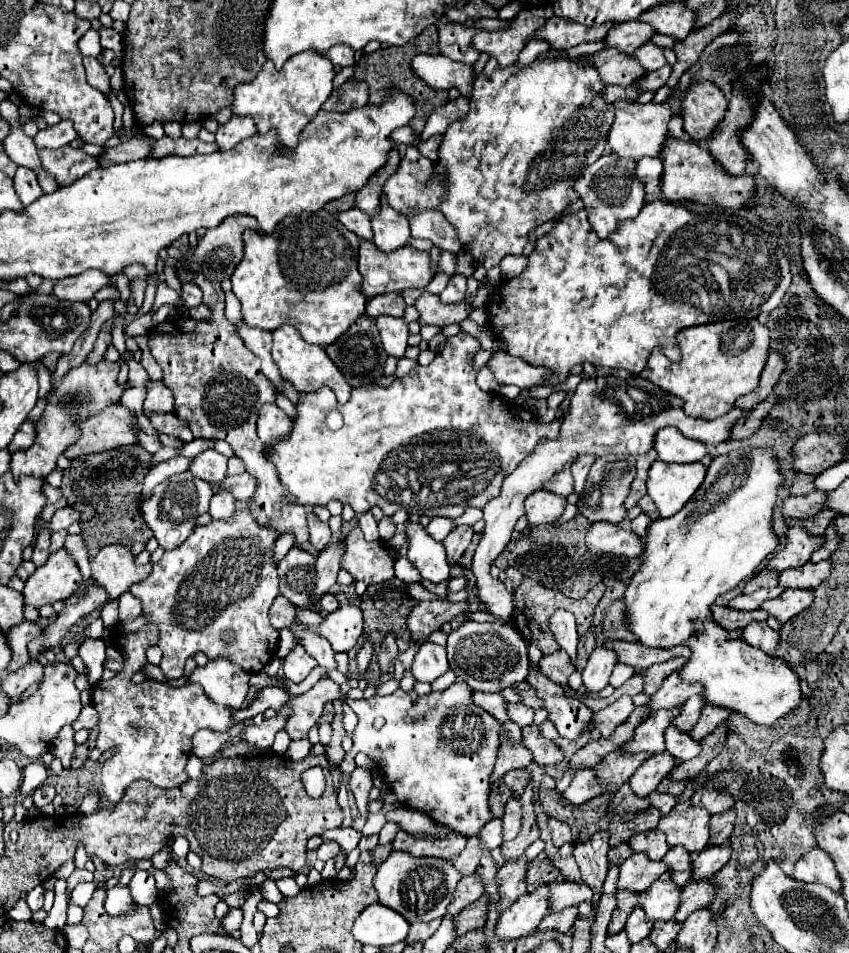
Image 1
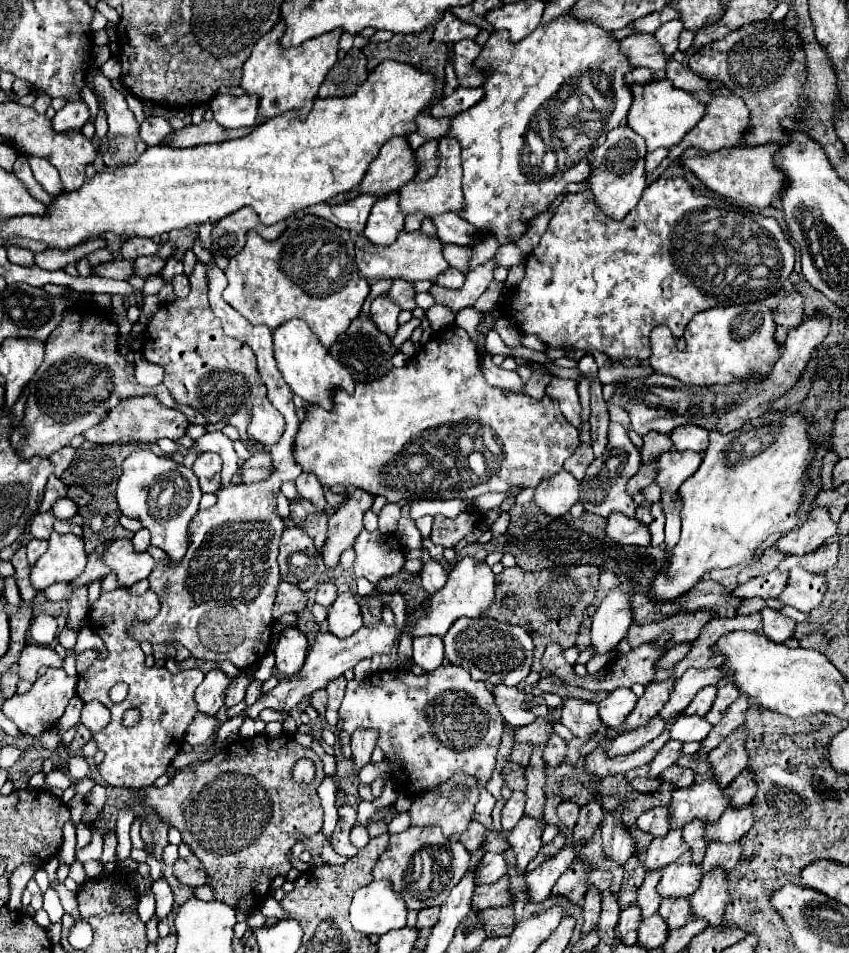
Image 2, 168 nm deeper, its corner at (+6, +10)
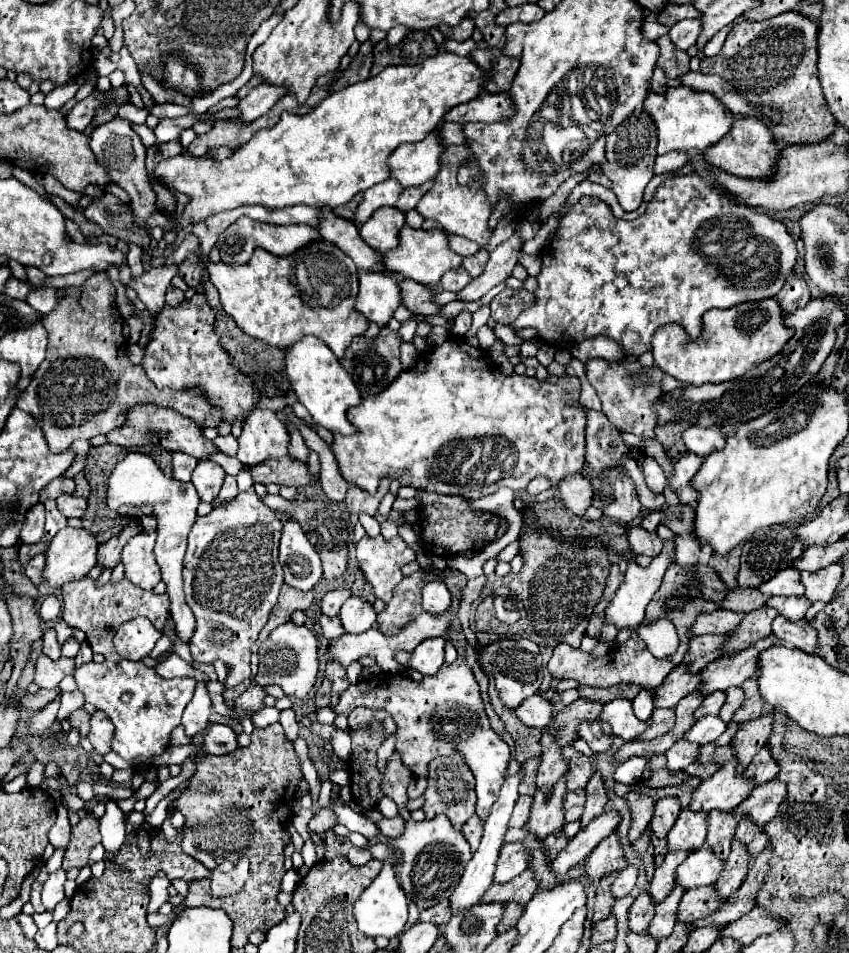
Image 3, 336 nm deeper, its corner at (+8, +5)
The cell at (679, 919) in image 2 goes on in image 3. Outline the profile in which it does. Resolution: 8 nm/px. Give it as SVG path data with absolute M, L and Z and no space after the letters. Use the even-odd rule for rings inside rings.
M706 885L706 887L694 887L688 889L682 897L682 905L678 909L678 921L686 921L686 923L694 923L698 919L704 919L708 915L712 915L714 911L718 911L728 899L720 897L716 893L714 885Z

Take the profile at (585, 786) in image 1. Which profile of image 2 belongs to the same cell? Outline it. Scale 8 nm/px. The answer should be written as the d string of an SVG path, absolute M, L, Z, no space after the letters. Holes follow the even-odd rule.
M668 726L664 730L664 734L660 734L654 742L648 742L648 746L644 746L642 750L636 750L636 754L628 754L628 756L618 756L618 758L608 758L606 756L606 748L596 748L594 752L590 752L584 758L584 772L588 776L596 776L596 778L606 778L612 774L620 774L620 772L628 772L630 768L648 764L652 760L652 756L666 744L668 738Z

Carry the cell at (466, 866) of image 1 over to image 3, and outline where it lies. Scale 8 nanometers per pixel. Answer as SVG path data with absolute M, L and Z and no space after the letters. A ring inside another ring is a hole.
M472 815L472 817L464 823L464 827L462 827L462 833L464 833L466 841L470 843L472 851L478 849L478 843L480 843L480 839L482 839L482 827L484 827L484 823L482 823L482 819L480 819L478 815Z

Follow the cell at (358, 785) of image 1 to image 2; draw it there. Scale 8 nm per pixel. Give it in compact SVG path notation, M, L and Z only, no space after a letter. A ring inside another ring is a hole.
M356 730L352 734L352 778L370 762L372 750L376 748L376 732L372 730Z

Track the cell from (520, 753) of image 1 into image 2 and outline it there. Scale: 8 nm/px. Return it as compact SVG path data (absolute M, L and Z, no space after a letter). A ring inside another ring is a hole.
M542 716L542 718L536 718L532 724L516 728L514 730L514 742L540 746L540 744L548 742L548 732L552 732L552 728L548 724L548 718Z

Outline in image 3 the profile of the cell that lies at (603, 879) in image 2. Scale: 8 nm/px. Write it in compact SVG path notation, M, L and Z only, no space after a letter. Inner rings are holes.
M634 865L626 867L624 871L620 871L618 877L616 877L616 881L614 881L614 885L612 885L614 897L626 897L634 889L636 879L638 879L638 869Z

